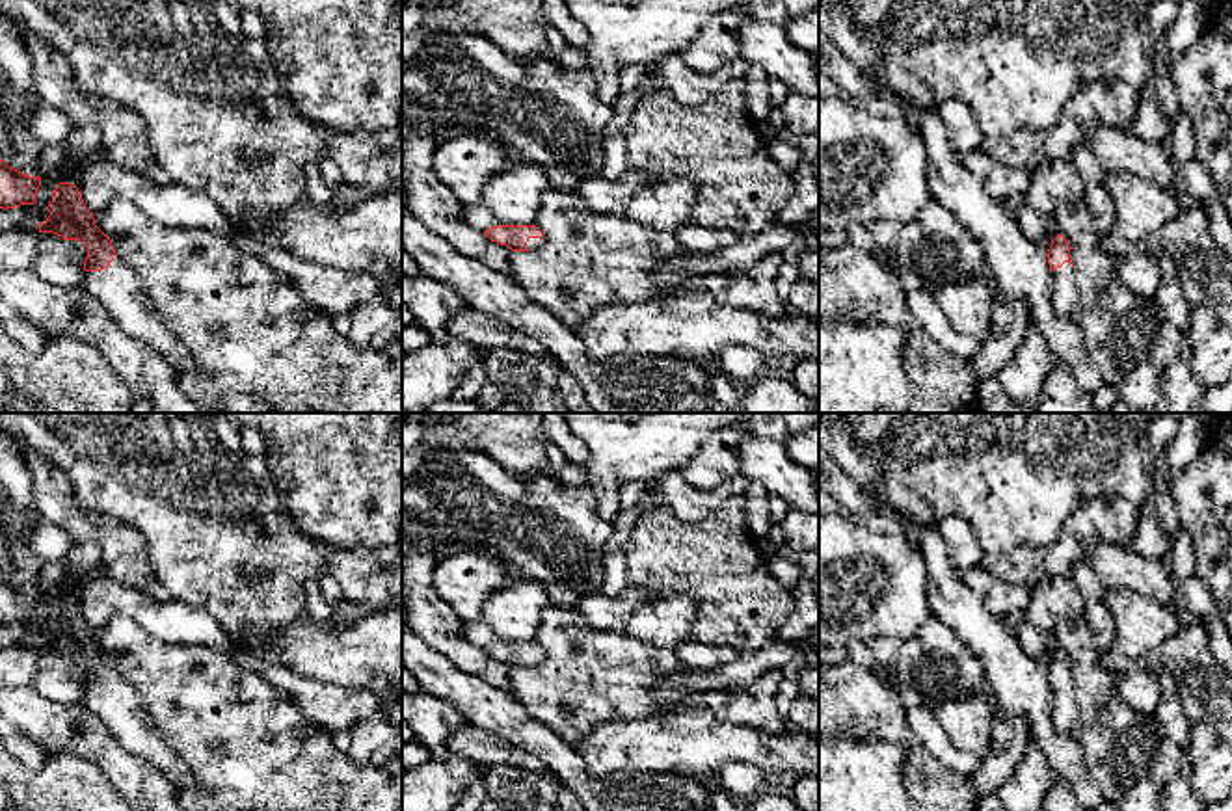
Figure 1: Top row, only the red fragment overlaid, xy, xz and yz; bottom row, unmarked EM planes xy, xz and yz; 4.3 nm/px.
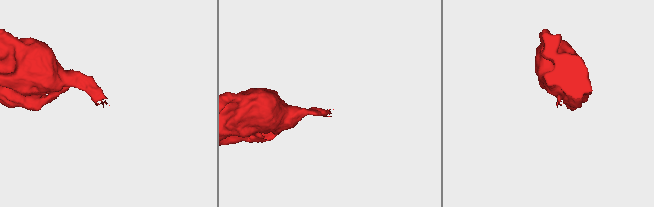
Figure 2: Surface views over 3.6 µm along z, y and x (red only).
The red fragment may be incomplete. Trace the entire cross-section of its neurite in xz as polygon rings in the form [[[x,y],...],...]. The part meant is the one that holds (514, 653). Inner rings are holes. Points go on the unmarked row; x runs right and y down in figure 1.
[[[497,642],[484,651],[512,668],[532,668],[543,658],[543,649],[536,642]]]

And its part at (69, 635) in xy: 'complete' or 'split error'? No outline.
split error

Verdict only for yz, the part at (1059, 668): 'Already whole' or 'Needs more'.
Needs more

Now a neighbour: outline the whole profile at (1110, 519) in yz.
[[[1100,495],[1076,510],[1051,545],[1020,545],[1007,554],[984,554],[981,565],[1011,584],[1033,590],[1040,582],[1070,577],[1072,567],[1091,558],[1100,543],[1128,545],[1141,513],[1130,500]]]

